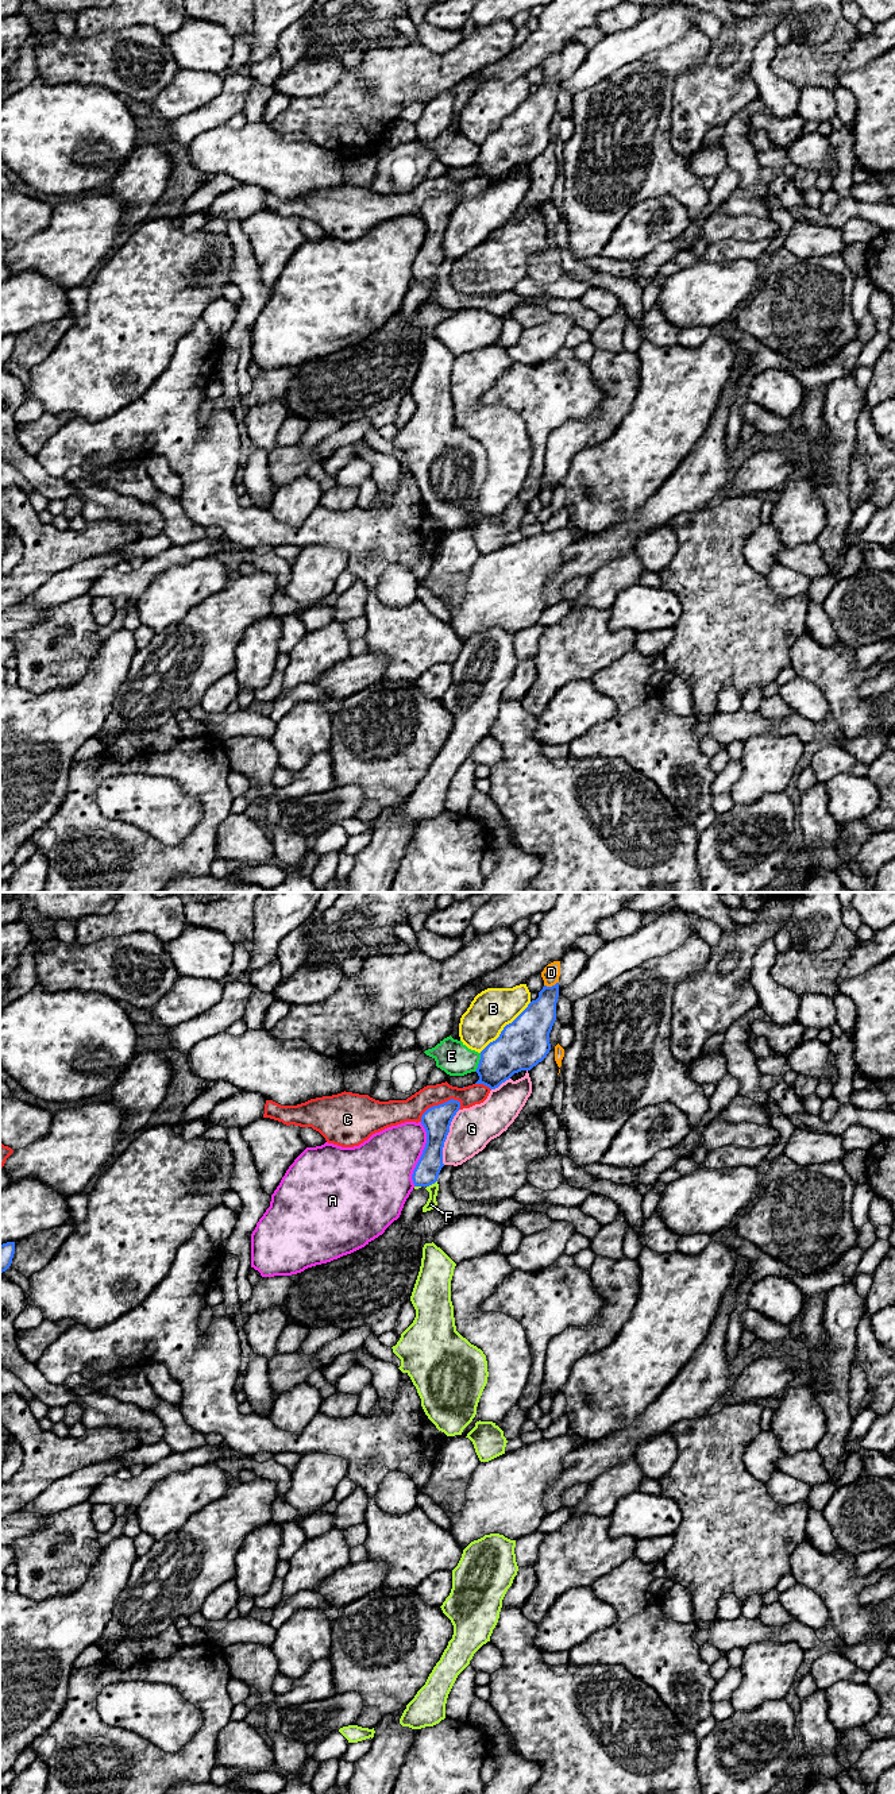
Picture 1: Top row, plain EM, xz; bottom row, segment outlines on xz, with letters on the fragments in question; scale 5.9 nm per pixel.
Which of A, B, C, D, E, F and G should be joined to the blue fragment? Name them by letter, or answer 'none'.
F

